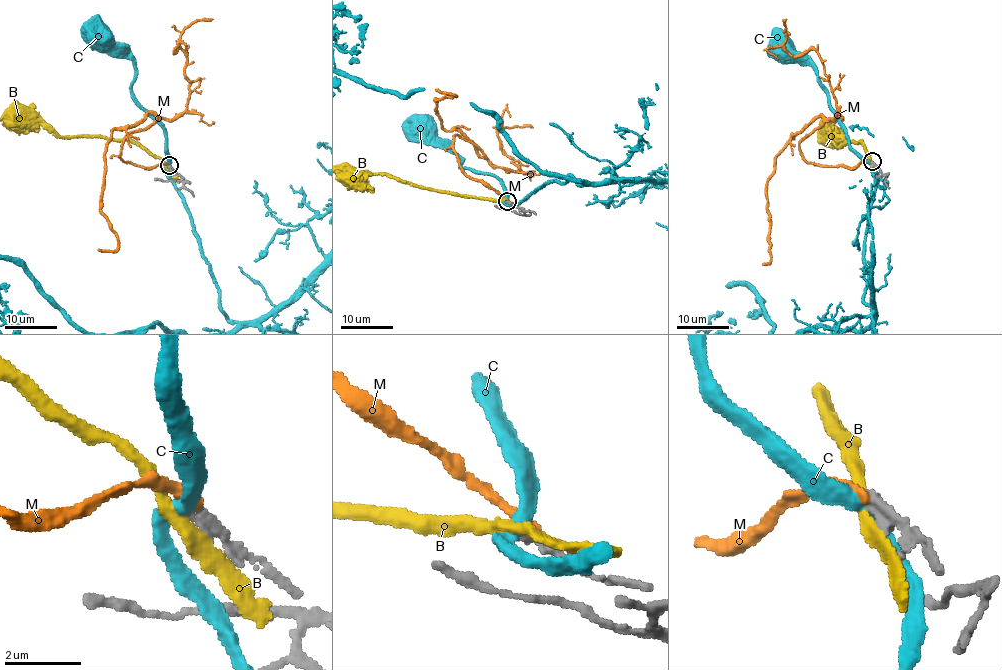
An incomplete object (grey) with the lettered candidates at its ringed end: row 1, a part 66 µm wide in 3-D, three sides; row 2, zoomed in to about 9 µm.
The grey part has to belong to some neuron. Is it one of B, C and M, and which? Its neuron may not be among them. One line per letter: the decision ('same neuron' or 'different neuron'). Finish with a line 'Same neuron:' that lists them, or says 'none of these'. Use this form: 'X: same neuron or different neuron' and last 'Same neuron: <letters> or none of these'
B: different neuron
C: different neuron
M: different neuron
Same neuron: none of these

